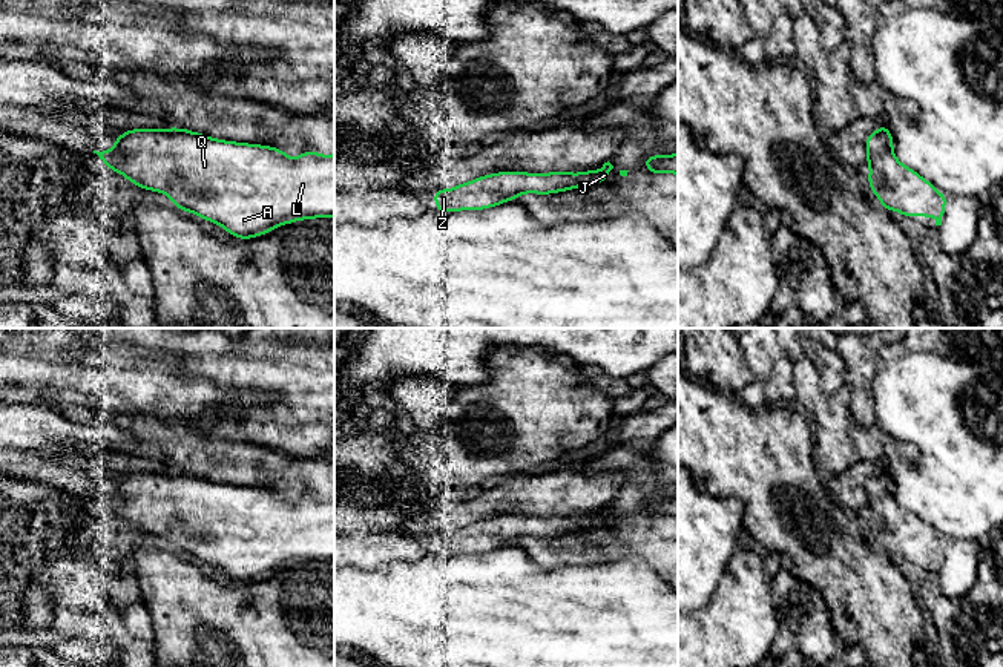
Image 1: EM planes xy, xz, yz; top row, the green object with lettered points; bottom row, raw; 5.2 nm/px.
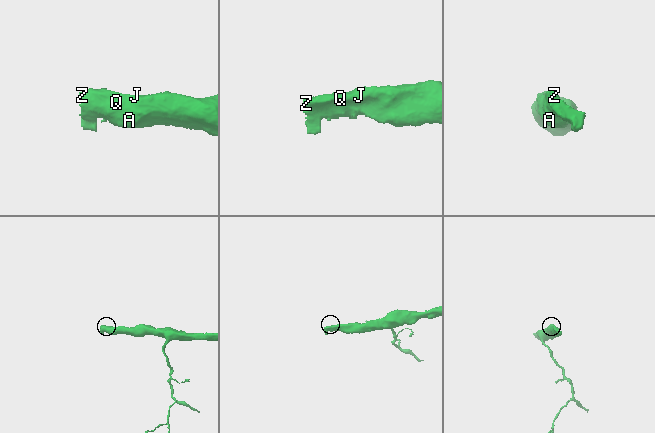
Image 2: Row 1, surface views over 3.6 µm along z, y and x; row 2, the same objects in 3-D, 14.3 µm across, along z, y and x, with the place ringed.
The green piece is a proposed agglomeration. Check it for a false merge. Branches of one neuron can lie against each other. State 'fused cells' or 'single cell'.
single cell

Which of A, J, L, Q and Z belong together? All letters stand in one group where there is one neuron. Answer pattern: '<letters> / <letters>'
A J L Q Z

